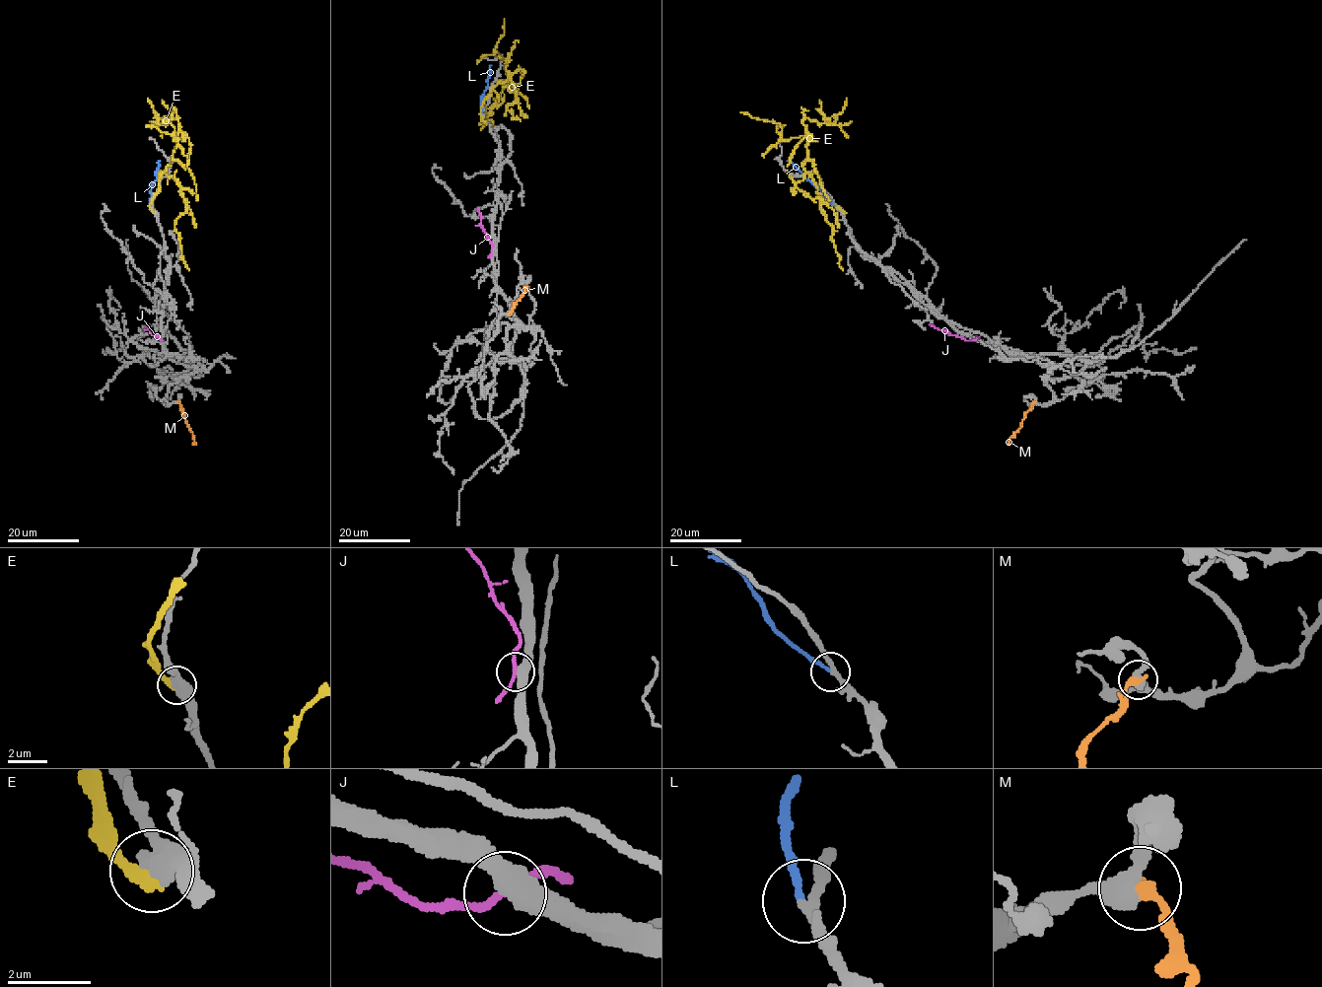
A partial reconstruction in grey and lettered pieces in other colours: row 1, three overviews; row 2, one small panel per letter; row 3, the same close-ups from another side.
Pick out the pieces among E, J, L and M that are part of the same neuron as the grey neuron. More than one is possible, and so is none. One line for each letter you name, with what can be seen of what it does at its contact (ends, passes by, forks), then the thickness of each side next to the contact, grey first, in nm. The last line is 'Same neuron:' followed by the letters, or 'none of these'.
L: it ends; calibres 240 and 170 nm
Same neuron: L

